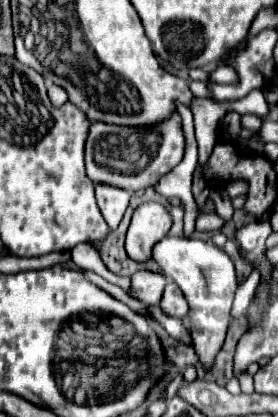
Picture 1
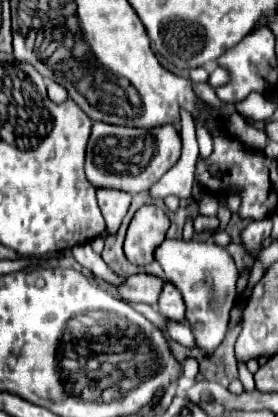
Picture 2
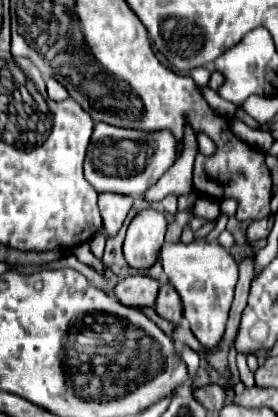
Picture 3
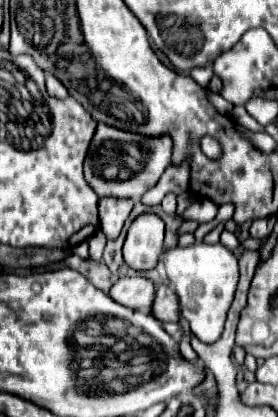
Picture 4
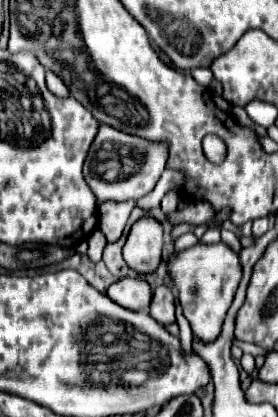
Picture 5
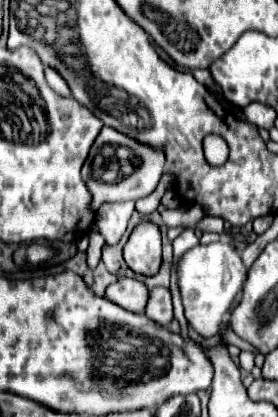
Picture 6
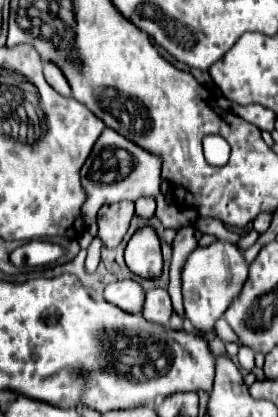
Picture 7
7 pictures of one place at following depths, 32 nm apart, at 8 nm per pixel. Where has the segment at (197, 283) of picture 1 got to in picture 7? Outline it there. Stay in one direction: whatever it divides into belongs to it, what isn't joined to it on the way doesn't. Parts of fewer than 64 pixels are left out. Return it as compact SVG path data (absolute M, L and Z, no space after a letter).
M216 240L210 246L198 246L186 260L182 270L182 294L184 294L184 310L186 318L200 332L208 332L214 328L214 322L222 318L224 310L232 304L232 300L240 294L250 272L250 264L244 260L238 244L230 244L224 240Z

